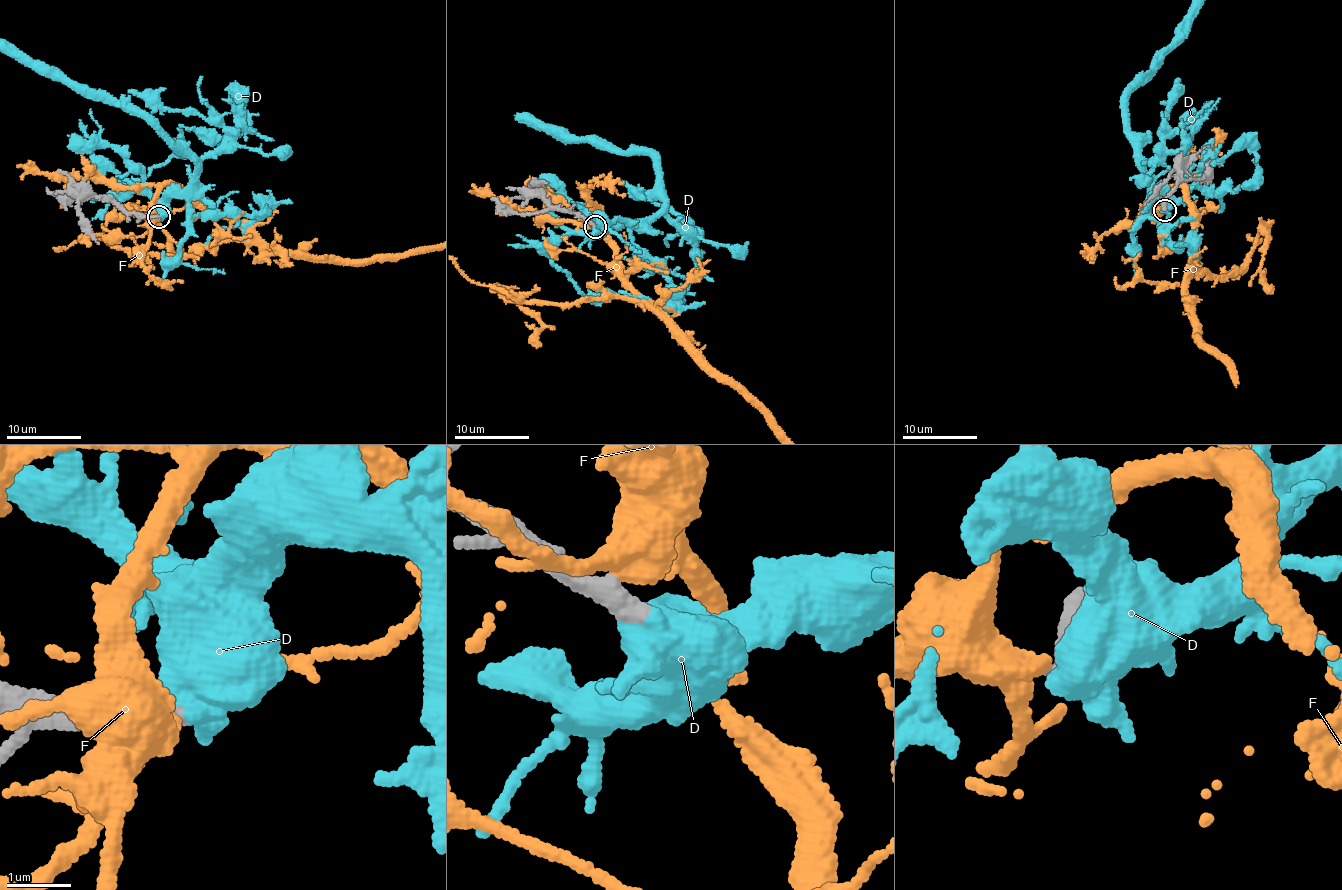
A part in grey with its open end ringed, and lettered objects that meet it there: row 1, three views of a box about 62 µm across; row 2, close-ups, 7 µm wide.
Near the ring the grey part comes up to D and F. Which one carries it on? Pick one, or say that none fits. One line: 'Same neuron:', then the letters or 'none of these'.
Same neuron: D

